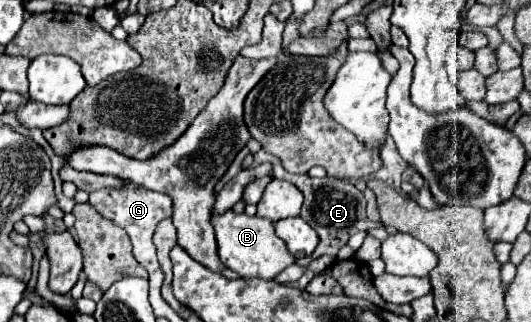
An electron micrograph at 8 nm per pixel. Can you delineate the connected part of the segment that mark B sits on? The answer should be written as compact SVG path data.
M228 210L222 216L212 218L212 226L216 232L218 242L218 256L226 268L236 272L240 278L262 278L272 280L276 278L284 268L294 264L294 256L286 250L286 242L282 242L270 220L258 218L258 216L246 216L246 214L234 214Z

